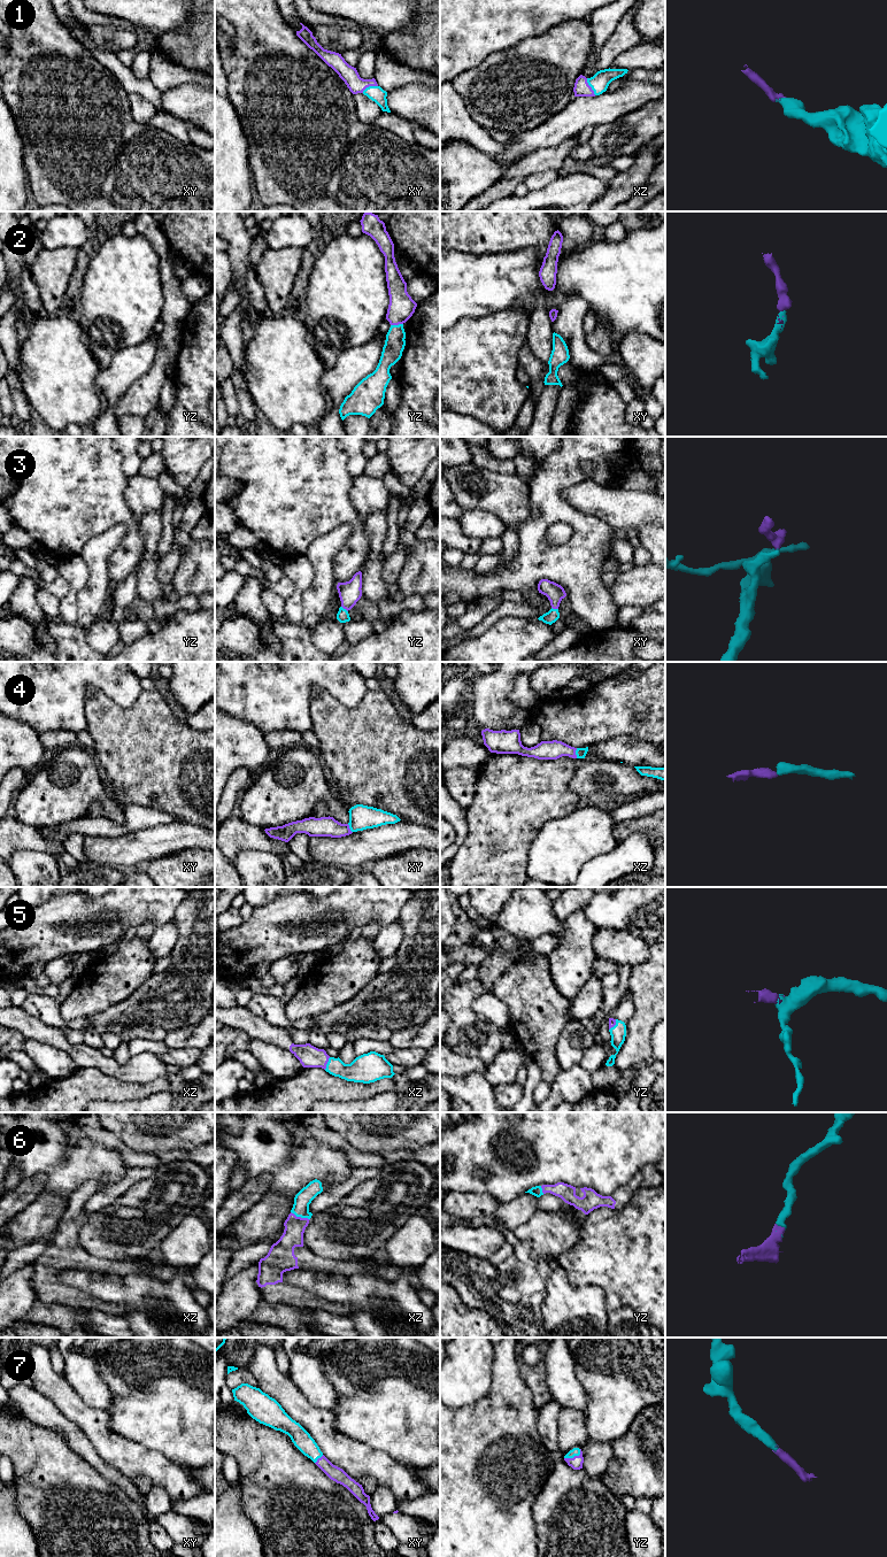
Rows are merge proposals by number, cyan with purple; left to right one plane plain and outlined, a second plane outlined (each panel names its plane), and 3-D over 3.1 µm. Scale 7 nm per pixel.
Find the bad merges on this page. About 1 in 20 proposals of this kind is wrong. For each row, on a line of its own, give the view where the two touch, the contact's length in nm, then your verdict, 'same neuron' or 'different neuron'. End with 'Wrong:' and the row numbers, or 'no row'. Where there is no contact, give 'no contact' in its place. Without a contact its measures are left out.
1: meets cyan in xz; contact 140 nm long; same neuron
2: meets cyan in yz; contact 90 nm long; same neuron
3: meets cyan in yz; contact 60 nm long; same neuron
4: meets cyan in xz; contact 70 nm long; same neuron
5: meets cyan in xz; contact 100 nm long; same neuron
6: meets cyan in xz; contact 150 nm long; same neuron
7: meets cyan in yz; contact 140 nm long; same neuron
Wrong: no row

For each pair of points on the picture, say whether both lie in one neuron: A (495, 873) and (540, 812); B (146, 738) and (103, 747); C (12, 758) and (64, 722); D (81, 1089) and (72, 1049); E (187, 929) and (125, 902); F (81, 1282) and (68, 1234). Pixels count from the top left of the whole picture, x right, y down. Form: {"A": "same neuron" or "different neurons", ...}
{"A": "same neuron", "B": "same neuron", "C": "different neurons", "D": "different neurons", "E": "different neurons", "F": "different neurons"}

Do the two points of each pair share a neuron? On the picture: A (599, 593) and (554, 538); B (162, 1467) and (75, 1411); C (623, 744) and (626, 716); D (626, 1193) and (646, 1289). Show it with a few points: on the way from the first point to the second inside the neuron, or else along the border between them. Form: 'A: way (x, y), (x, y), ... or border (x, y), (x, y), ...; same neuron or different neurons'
A: border (573, 530), (563, 544), (550, 545), (546, 541); different neurons
B: way (140, 1462), (133, 1461), (117, 1451), (97, 1431); same neuron
C: border (598, 742), (630, 735), (649, 744); different neurons
D: border (641, 1186), (621, 1209), (615, 1209); different neurons

